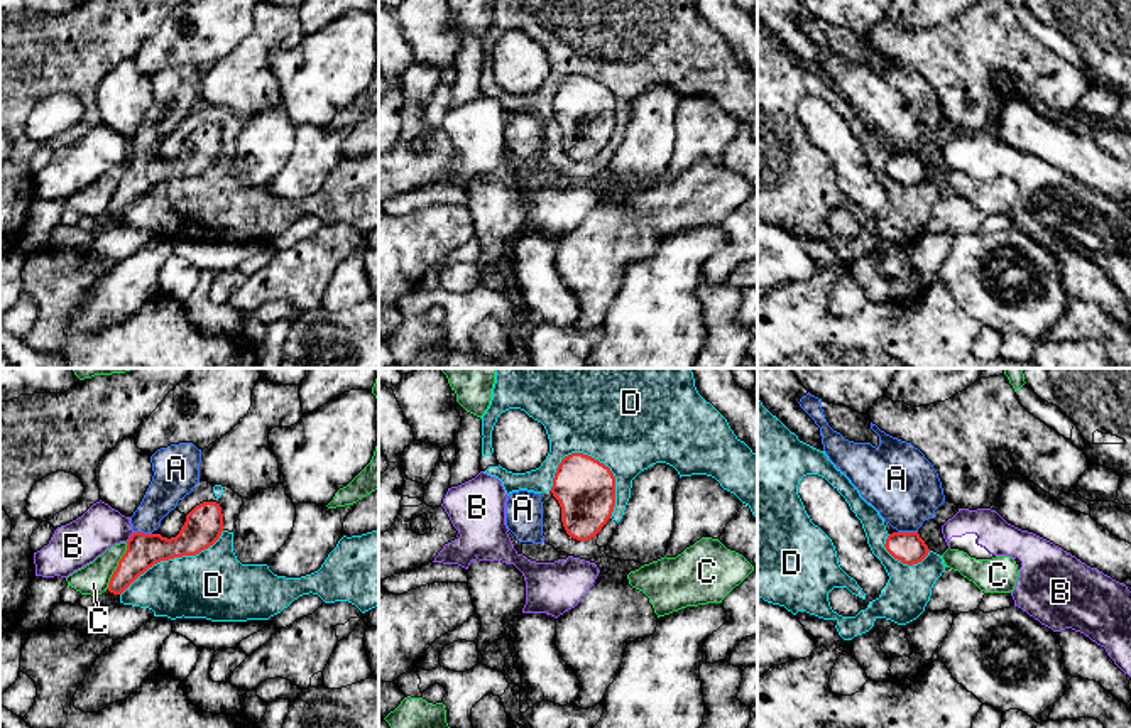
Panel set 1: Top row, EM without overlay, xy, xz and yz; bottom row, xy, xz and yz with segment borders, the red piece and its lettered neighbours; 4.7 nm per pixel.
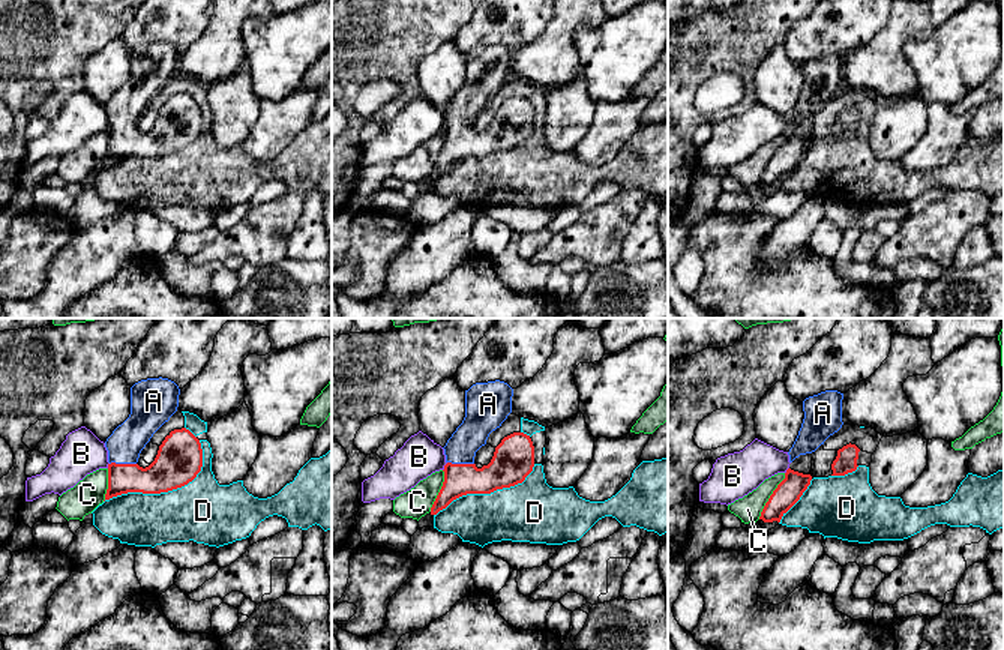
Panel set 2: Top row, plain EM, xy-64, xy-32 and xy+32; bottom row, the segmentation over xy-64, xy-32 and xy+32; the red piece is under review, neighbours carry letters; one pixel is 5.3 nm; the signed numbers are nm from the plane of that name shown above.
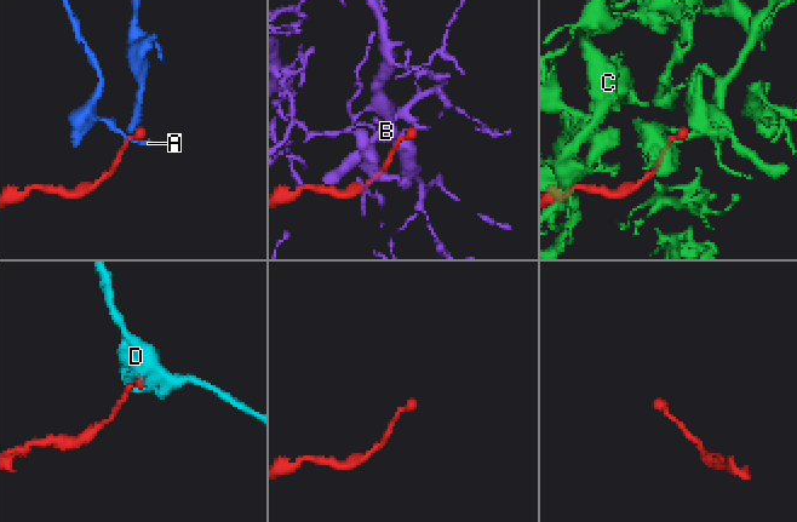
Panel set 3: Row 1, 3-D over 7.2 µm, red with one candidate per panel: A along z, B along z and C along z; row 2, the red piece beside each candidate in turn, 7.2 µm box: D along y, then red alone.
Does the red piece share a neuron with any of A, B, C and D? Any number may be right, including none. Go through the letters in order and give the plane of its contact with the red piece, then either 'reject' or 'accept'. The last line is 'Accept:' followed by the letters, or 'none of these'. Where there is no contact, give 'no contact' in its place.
A: meets red in yz; accept
B: meets red in xy; reject
C: meets red in xy; reject
D: meets red in xz; reject
Accept: A

